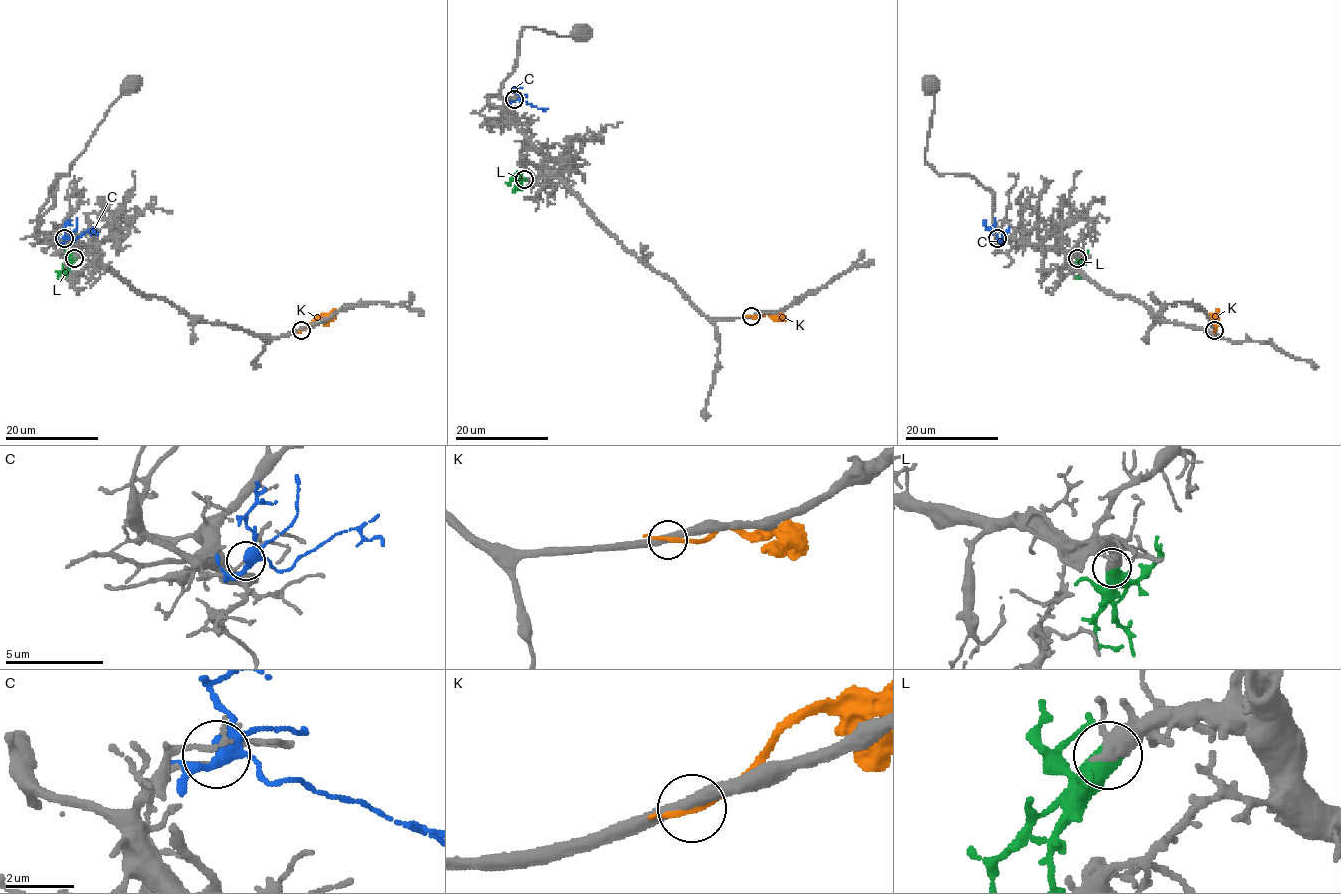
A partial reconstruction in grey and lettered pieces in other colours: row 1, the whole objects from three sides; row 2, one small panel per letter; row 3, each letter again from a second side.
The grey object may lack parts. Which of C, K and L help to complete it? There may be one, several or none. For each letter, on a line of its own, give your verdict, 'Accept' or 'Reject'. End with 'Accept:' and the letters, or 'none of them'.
C: Reject
K: Reject
L: Accept
Accept: L

